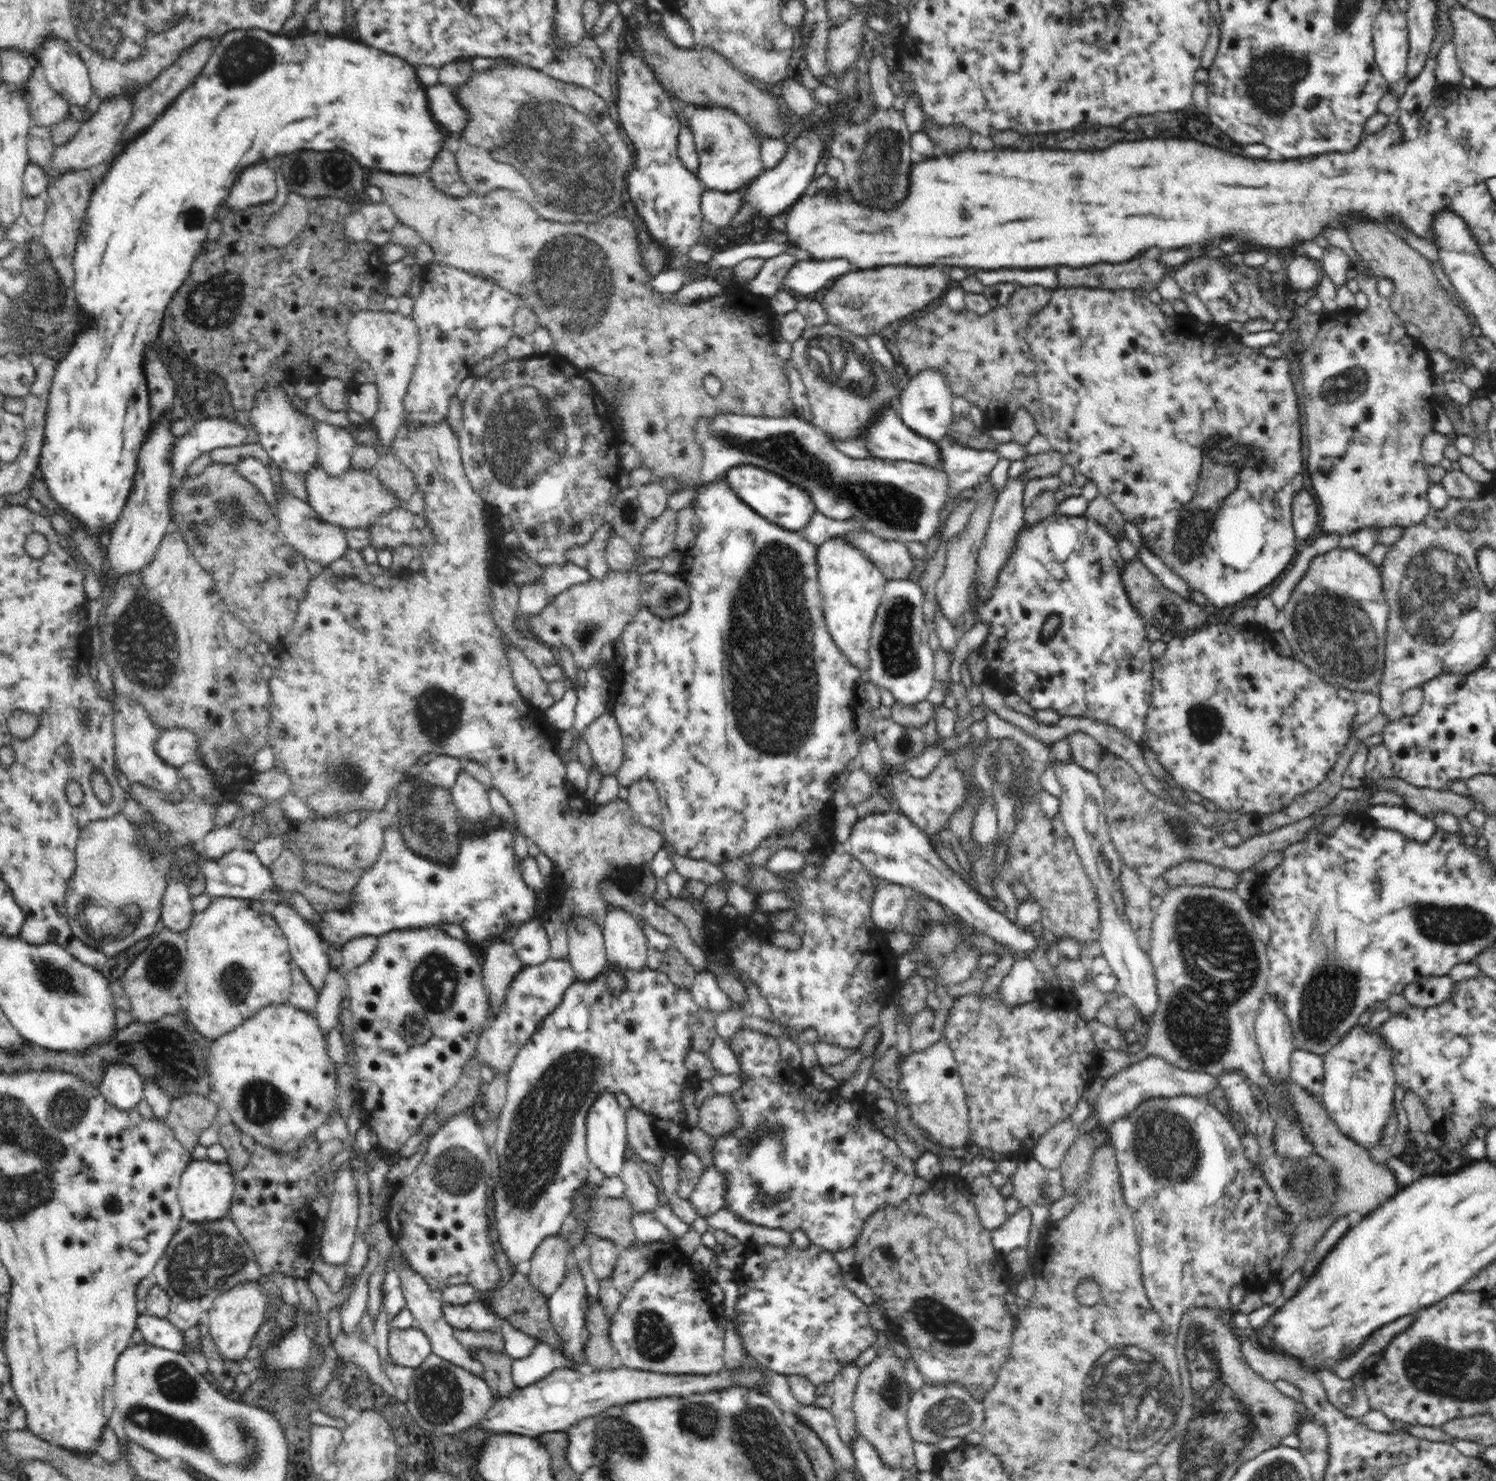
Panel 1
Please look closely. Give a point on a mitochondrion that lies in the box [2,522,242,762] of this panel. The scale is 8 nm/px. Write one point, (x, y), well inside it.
(144, 643)

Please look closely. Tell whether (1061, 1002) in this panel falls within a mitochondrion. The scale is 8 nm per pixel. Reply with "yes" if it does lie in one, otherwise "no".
no

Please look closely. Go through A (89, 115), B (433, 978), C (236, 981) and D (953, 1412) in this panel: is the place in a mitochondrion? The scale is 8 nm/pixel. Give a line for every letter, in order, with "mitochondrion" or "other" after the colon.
A: other
B: mitochondrion
C: mitochondrion
D: mitochondrion

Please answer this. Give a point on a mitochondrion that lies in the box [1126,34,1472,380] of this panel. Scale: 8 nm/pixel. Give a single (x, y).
(1274, 83)

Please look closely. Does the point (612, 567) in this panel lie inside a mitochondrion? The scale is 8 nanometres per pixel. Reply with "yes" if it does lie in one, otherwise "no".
no

